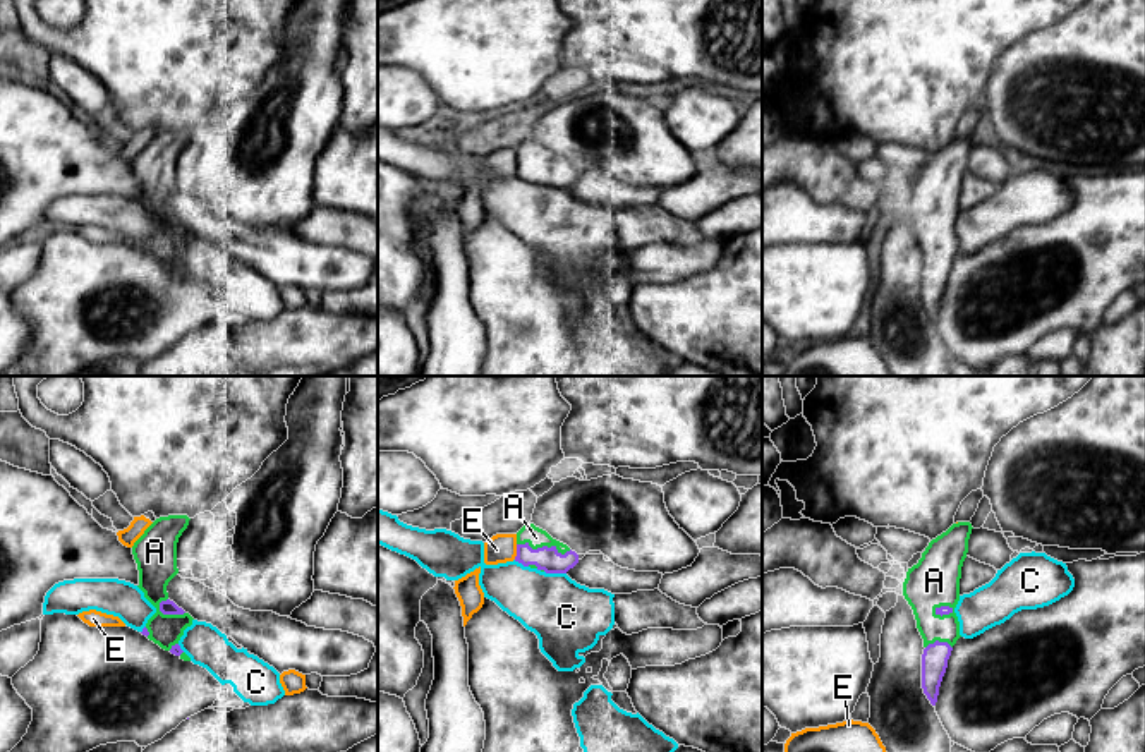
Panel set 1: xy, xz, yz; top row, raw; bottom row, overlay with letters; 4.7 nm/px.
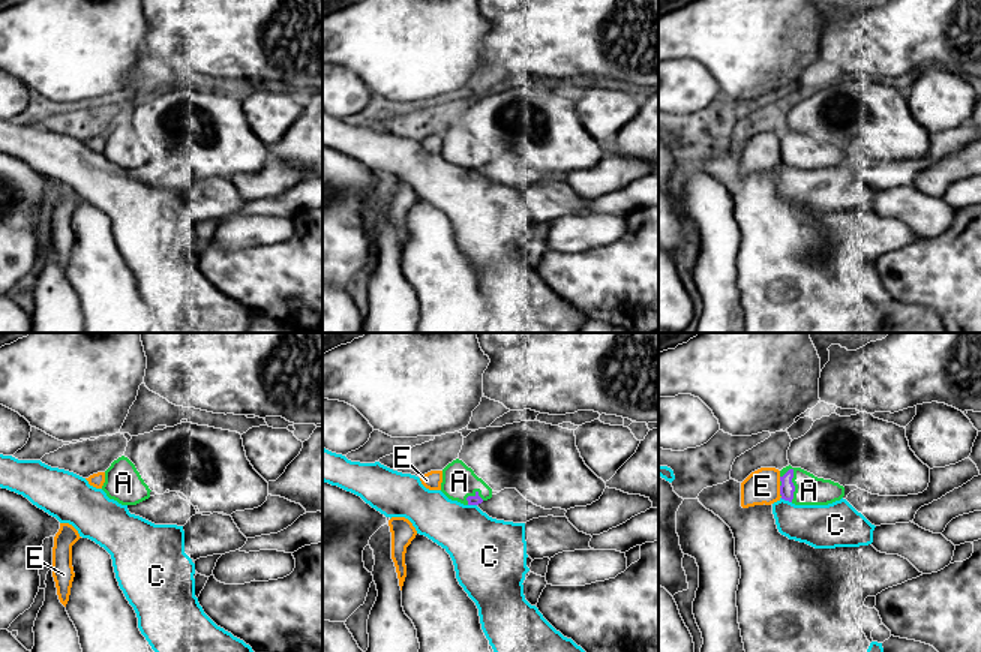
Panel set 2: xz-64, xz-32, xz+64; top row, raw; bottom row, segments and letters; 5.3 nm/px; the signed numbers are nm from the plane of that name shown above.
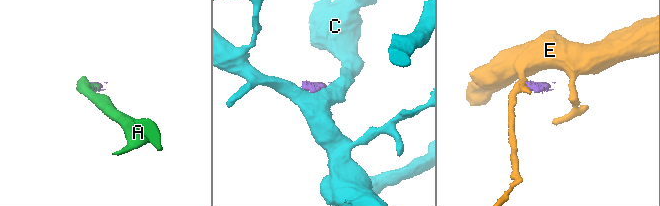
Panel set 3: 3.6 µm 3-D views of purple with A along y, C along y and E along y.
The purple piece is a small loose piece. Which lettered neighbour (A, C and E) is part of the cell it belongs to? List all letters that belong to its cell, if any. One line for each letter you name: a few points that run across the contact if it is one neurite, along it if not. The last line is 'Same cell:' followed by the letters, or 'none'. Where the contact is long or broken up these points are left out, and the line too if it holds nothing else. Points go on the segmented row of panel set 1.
A: line xz (545, 558), (545, 546), (536, 538)
Same cell: A

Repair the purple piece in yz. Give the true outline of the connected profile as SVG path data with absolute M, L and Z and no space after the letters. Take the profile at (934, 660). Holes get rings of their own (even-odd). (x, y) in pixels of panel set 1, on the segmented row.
M958 522L932 539L903 582L903 596L924 639L922 688L932 706L937 702L953 646L961 637L954 608L972 529L970 522Z

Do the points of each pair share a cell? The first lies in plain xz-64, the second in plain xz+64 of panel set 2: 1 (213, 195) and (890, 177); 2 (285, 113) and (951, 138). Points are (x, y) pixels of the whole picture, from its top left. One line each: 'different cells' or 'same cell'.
1: different cells
2: different cells

